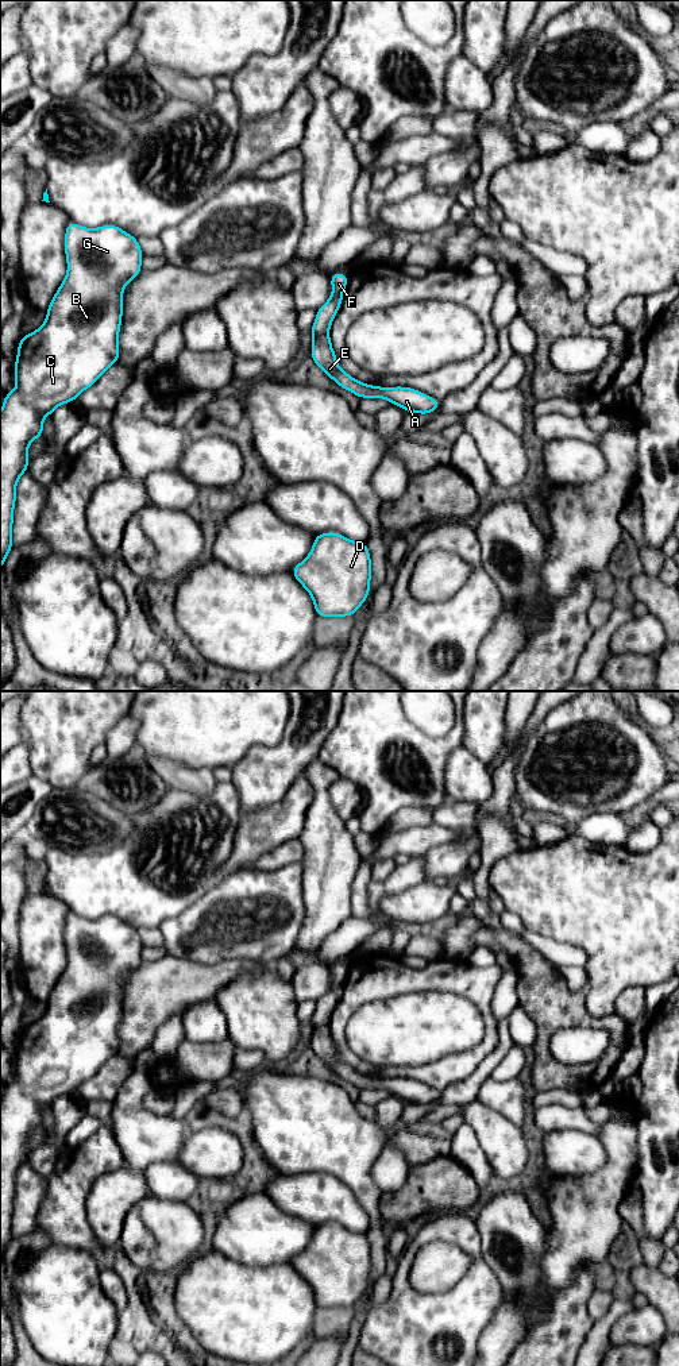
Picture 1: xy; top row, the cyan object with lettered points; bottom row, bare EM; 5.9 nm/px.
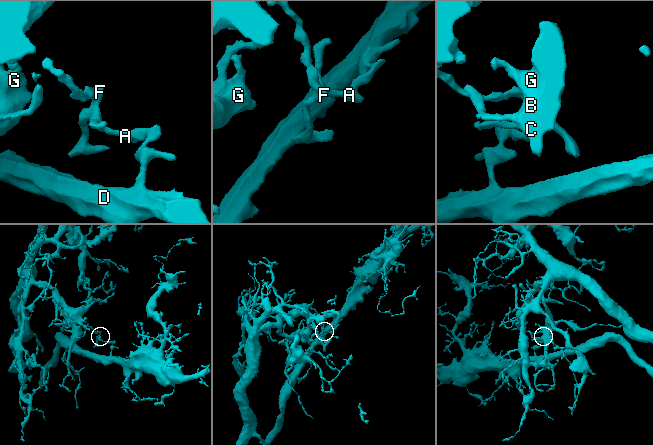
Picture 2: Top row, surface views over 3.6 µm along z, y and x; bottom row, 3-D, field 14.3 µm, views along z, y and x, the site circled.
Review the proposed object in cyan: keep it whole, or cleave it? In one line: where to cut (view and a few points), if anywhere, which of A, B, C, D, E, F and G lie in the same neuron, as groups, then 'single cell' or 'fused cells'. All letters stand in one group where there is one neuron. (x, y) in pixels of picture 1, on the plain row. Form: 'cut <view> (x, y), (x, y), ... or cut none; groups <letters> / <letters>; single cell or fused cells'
cut xy (327, 1022), (313, 1030); groups A D E / B C F G; fused cells

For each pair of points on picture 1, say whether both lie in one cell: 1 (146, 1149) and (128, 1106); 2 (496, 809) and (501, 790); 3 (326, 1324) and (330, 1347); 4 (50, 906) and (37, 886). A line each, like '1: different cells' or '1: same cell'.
1: same cell
2: same cell
3: different cells
4: different cells

